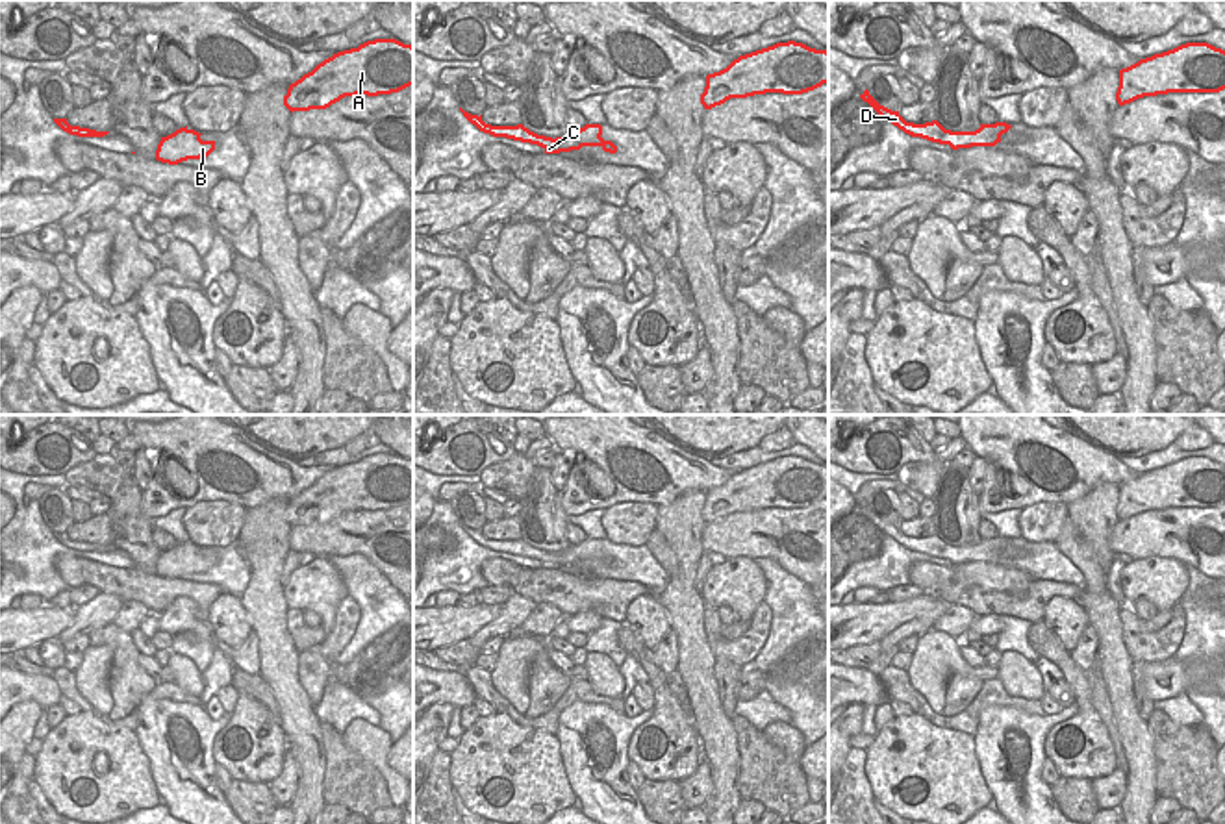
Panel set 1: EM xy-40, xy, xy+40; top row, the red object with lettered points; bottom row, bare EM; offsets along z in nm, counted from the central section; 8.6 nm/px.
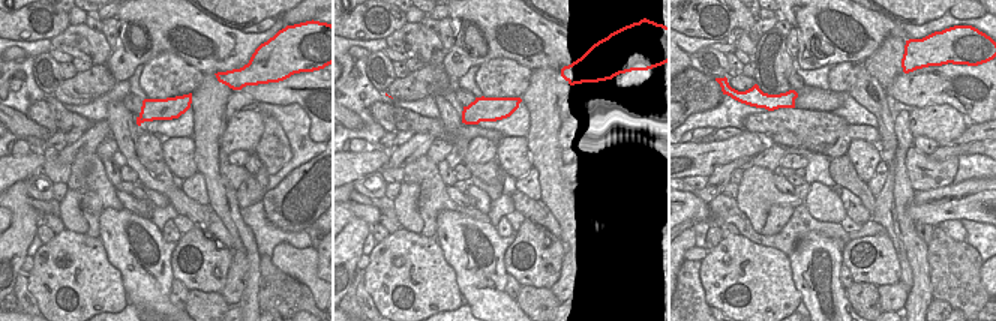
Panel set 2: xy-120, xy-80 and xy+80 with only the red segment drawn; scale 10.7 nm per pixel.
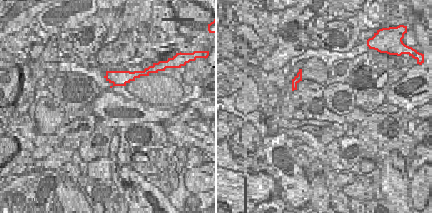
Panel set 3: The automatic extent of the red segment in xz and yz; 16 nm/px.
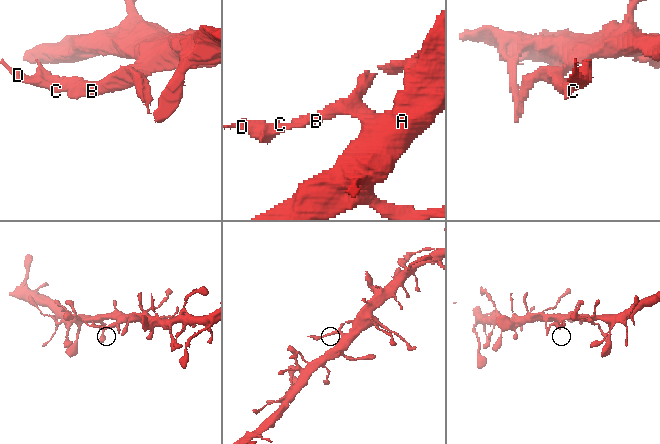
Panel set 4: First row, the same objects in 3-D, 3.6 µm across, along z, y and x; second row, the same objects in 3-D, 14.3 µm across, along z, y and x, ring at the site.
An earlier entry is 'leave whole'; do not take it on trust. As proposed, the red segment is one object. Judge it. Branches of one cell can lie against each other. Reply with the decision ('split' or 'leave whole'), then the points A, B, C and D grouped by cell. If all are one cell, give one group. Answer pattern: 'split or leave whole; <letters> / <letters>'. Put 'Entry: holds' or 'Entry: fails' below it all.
leave whole; A B C D
Entry: holds

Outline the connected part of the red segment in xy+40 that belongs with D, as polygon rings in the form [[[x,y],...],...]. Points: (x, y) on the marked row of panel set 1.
[[[865,89],[860,98],[867,102],[880,117],[882,120],[891,122],[904,133],[912,137],[921,137],[932,143],[949,144],[953,150],[958,148],[971,148],[971,146],[995,146],[1001,143],[1001,135],[1006,133],[1012,126],[1006,122],[995,122],[995,124],[980,124],[975,131],[951,131],[945,130],[938,120],[925,122],[925,124],[914,124],[906,122],[899,111],[891,111],[884,106],[880,106]]]

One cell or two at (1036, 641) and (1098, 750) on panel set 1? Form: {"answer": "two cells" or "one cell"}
{"answer": "one cell"}

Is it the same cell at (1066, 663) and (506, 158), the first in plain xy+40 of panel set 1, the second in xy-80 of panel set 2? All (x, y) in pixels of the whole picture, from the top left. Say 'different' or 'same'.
different

